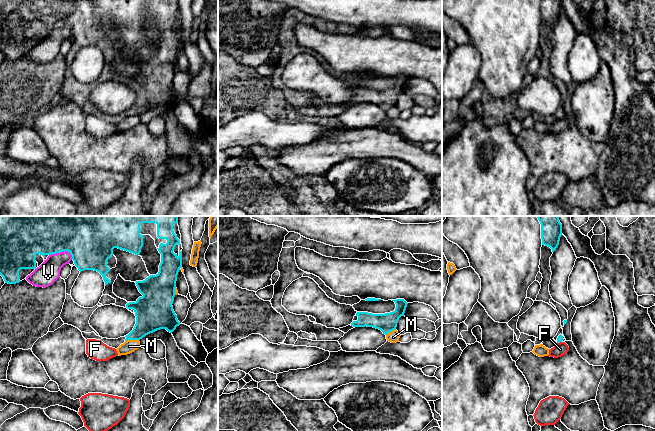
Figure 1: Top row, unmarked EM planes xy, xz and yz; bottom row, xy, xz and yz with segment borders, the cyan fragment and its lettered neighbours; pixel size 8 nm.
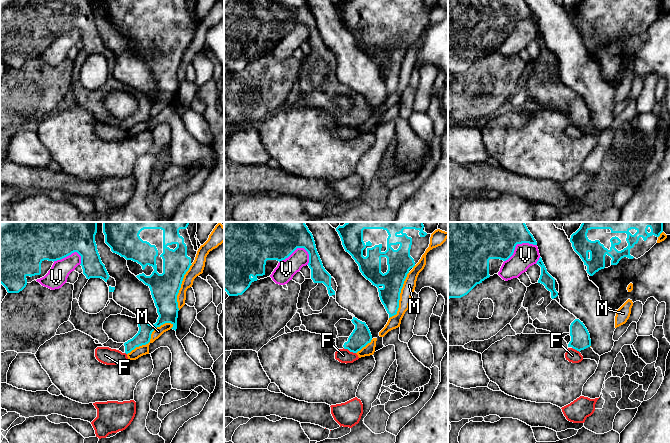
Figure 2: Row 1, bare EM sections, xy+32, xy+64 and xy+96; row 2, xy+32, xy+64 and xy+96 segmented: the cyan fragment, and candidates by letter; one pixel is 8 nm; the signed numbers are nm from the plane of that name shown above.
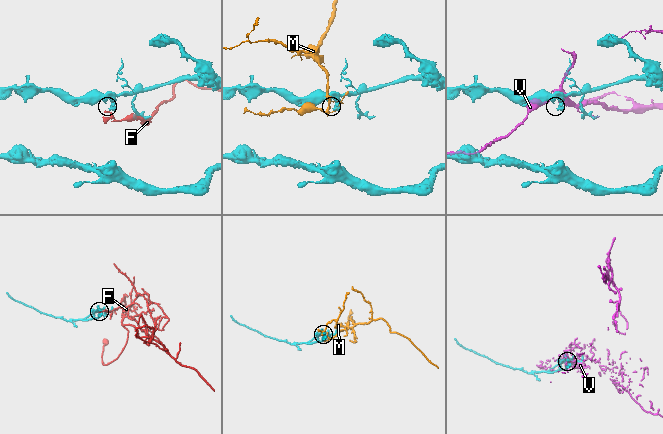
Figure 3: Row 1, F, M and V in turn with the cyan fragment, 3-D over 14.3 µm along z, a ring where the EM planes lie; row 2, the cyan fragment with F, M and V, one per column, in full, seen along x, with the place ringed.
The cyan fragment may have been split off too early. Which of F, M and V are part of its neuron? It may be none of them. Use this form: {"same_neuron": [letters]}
{"same_neuron": []}

